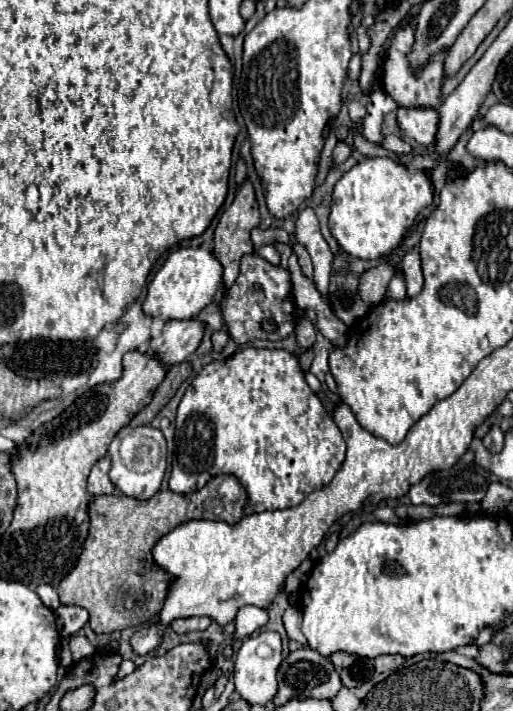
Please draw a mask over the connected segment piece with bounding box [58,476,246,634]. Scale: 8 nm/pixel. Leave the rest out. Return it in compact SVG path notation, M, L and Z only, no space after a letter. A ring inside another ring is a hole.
M224 476L218 482L210 482L204 490L192 492L192 494L174 494L170 490L160 490L150 500L134 500L128 496L94 496L88 504L88 516L90 516L90 530L88 540L84 542L80 560L76 562L76 568L58 584L58 594L62 604L74 604L80 608L86 608L90 614L90 628L96 634L112 634L116 630L124 630L130 626L142 626L150 622L162 608L162 602L166 598L170 574L158 570L152 564L150 550L154 544L172 532L176 526L188 522L188 520L218 520L226 524L236 524L244 516L246 506L246 492L238 482L234 482L232 476ZM222 486L226 486L226 494L222 494Z

